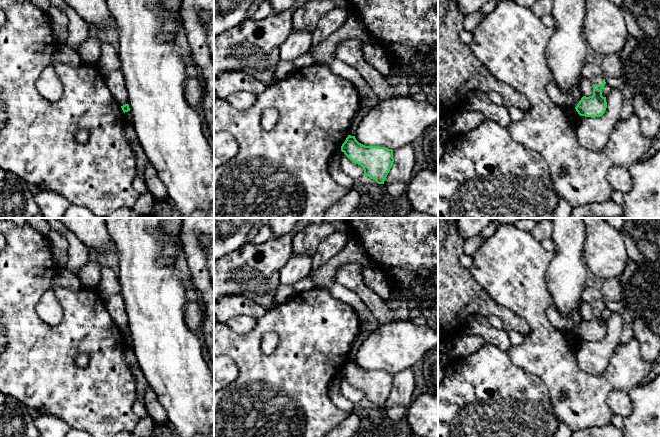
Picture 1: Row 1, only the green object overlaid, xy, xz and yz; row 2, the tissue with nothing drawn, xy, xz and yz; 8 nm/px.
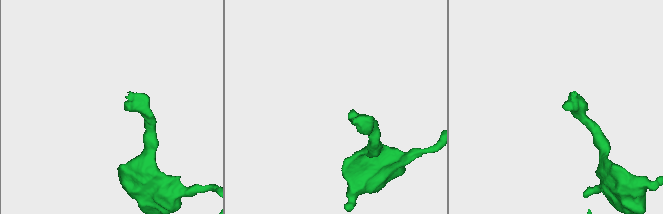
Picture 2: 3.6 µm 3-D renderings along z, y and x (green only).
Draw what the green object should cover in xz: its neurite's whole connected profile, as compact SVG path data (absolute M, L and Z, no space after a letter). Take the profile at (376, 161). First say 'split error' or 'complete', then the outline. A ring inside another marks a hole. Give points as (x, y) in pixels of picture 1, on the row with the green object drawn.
complete | M348 135L341 151L355 164L360 165L364 175L378 184L384 181L393 165L393 150L380 146L365 146L355 136Z

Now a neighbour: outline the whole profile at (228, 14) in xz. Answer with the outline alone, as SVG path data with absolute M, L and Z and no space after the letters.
M214 0L214 36L243 22L250 7L247 0Z

